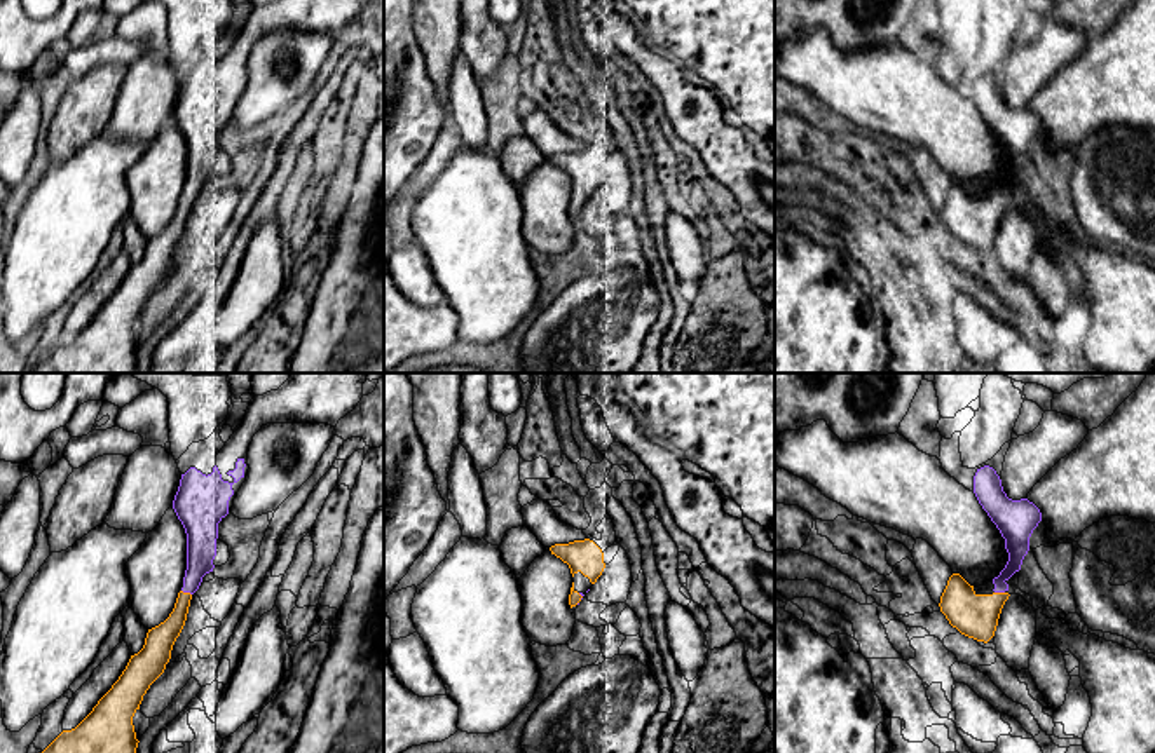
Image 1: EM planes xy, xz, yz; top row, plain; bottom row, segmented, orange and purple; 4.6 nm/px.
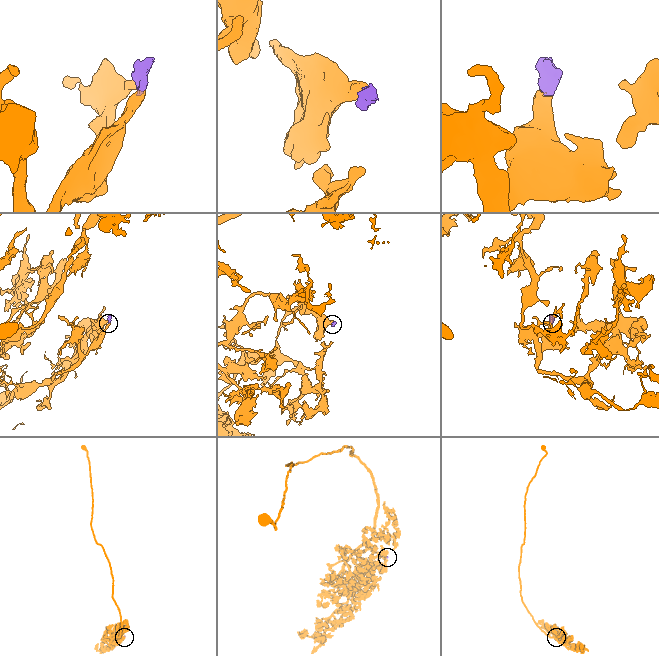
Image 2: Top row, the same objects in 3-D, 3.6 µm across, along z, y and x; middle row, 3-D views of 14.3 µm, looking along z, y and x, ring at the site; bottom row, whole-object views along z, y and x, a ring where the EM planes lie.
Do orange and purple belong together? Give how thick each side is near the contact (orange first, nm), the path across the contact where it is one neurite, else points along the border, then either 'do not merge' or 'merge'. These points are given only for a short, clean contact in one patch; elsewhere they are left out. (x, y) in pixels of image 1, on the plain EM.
130/140 nm | across xy (161, 248), (175, 232), (187, 203), (199, 171), (201, 150) | merge

